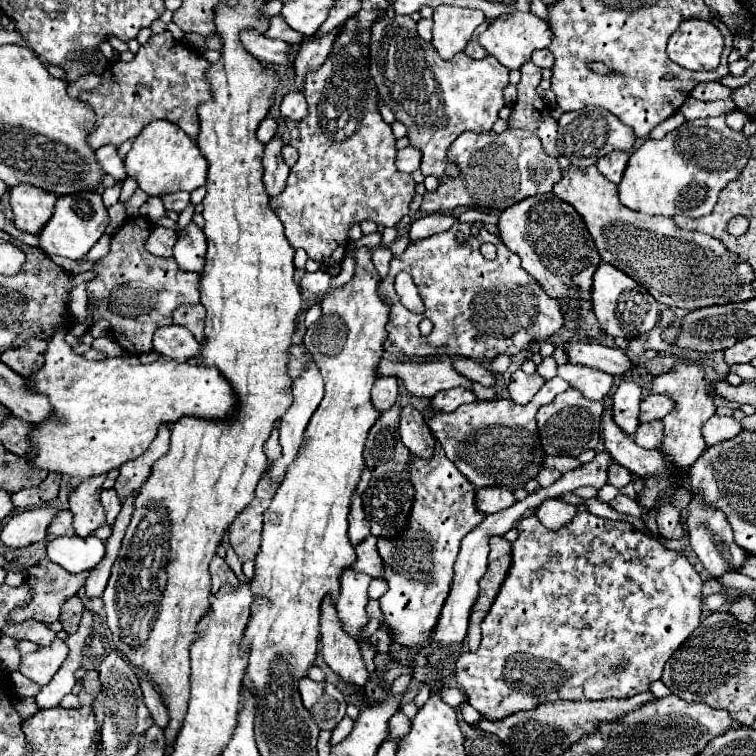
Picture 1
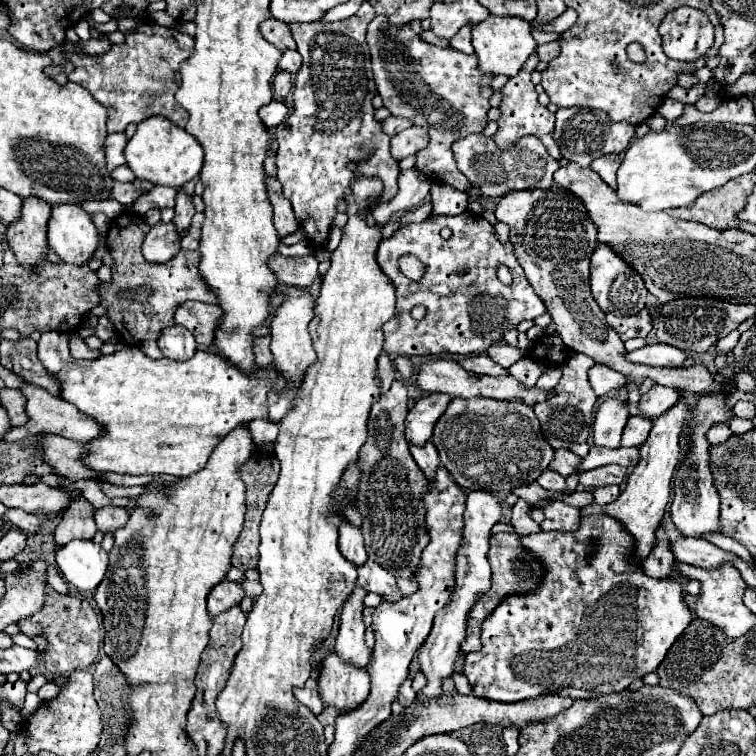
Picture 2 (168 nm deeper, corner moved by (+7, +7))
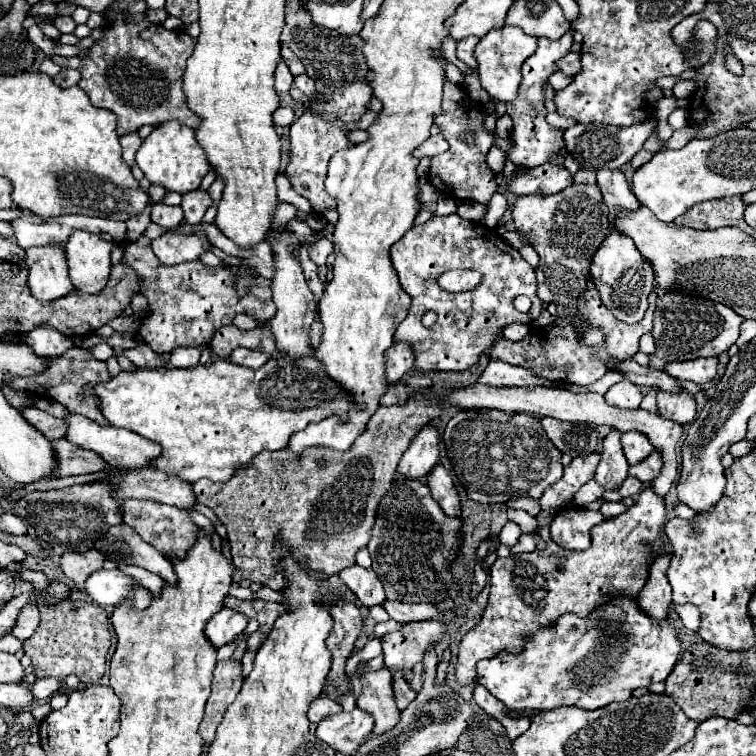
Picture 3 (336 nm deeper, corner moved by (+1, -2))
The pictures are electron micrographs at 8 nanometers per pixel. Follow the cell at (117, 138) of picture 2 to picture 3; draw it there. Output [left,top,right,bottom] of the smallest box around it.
[121,133,143,165]

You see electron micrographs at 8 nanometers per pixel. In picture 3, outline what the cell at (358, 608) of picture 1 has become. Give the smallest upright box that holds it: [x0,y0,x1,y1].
[357,669,401,735]

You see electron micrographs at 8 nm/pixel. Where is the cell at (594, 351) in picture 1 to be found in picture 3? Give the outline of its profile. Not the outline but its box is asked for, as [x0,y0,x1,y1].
[665,357,717,385]

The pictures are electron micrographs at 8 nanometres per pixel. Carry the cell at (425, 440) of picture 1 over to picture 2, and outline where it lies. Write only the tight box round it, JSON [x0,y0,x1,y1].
[409,440,439,480]

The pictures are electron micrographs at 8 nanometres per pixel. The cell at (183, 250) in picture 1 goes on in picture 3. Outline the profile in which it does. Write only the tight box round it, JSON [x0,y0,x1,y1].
[183,189,213,223]

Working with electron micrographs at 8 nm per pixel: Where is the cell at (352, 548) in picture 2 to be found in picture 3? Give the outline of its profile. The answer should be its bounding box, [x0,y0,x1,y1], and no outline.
[339,565,385,607]

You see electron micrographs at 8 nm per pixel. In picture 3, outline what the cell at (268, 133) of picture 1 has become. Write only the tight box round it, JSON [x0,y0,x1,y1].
[273,107,295,127]

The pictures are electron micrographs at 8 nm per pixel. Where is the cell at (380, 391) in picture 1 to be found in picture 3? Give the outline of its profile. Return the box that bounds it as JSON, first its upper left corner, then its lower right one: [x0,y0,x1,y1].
[385,343,413,383]

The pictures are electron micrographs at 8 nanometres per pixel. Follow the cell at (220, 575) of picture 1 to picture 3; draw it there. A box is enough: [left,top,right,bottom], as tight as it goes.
[205,609,247,649]

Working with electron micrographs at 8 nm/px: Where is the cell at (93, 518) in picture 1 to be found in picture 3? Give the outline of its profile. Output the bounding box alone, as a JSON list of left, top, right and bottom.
[61,549,103,593]

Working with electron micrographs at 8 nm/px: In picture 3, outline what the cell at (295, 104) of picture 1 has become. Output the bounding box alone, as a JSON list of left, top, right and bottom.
[275,59,293,93]

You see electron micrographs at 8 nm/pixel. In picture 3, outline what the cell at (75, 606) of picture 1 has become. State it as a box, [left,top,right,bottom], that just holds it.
[23,599,111,683]

